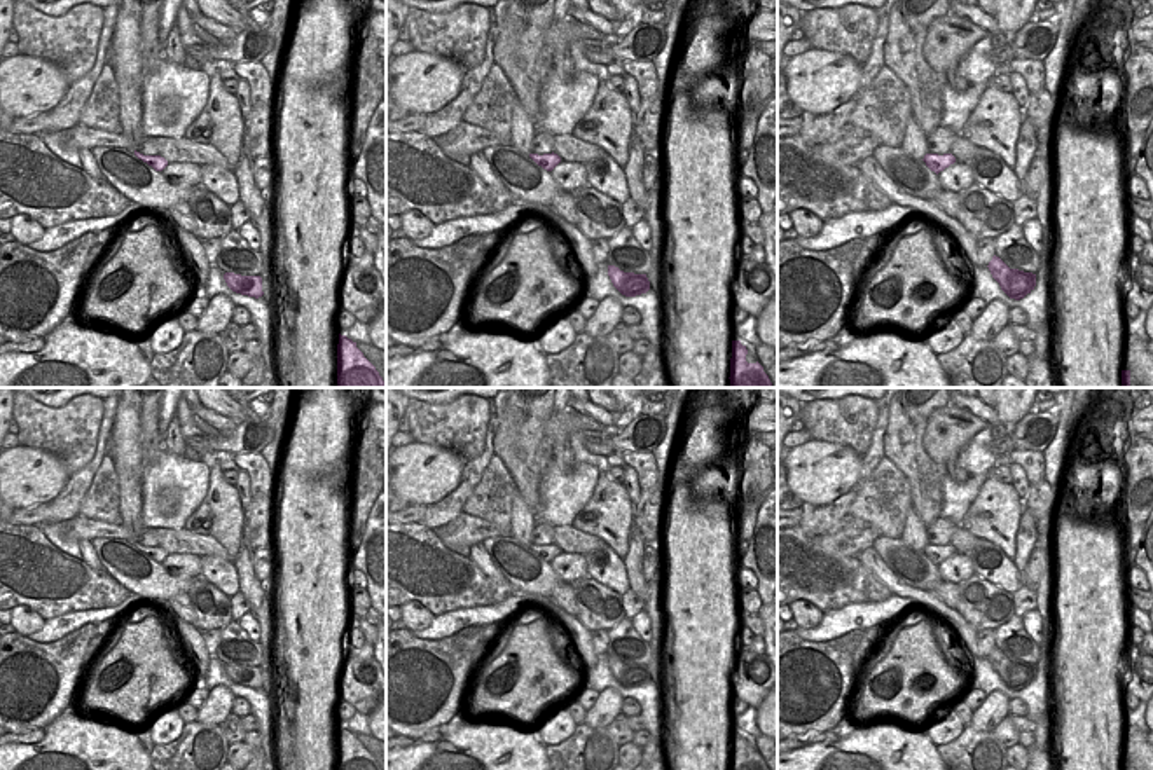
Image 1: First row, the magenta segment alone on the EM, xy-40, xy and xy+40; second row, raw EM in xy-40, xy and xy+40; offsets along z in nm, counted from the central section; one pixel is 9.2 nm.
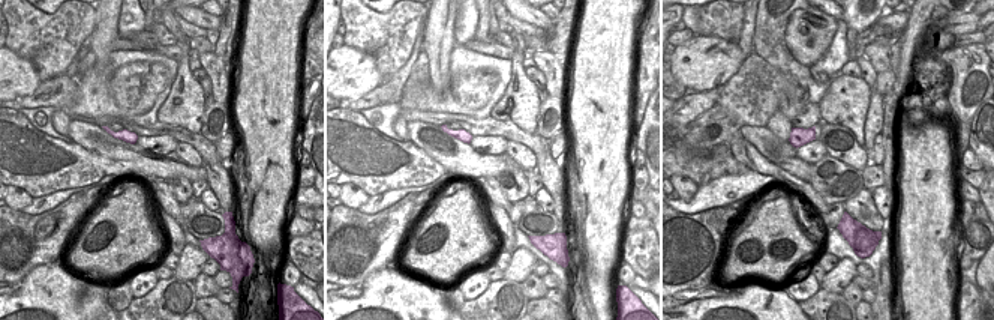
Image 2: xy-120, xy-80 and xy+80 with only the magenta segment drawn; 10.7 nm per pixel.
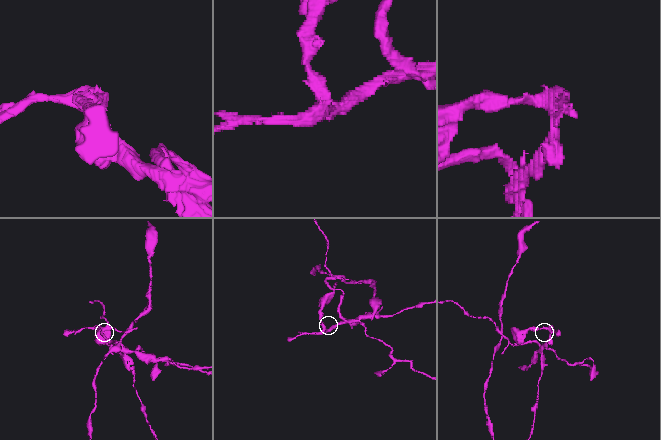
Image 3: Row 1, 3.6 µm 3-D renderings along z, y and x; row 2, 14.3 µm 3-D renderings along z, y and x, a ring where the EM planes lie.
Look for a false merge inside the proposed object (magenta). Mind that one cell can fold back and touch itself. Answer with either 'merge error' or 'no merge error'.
merge error

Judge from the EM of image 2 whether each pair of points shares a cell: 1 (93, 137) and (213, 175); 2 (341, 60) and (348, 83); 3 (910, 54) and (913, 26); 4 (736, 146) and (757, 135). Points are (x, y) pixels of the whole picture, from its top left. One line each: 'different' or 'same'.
1: different
2: same
3: same
4: different

